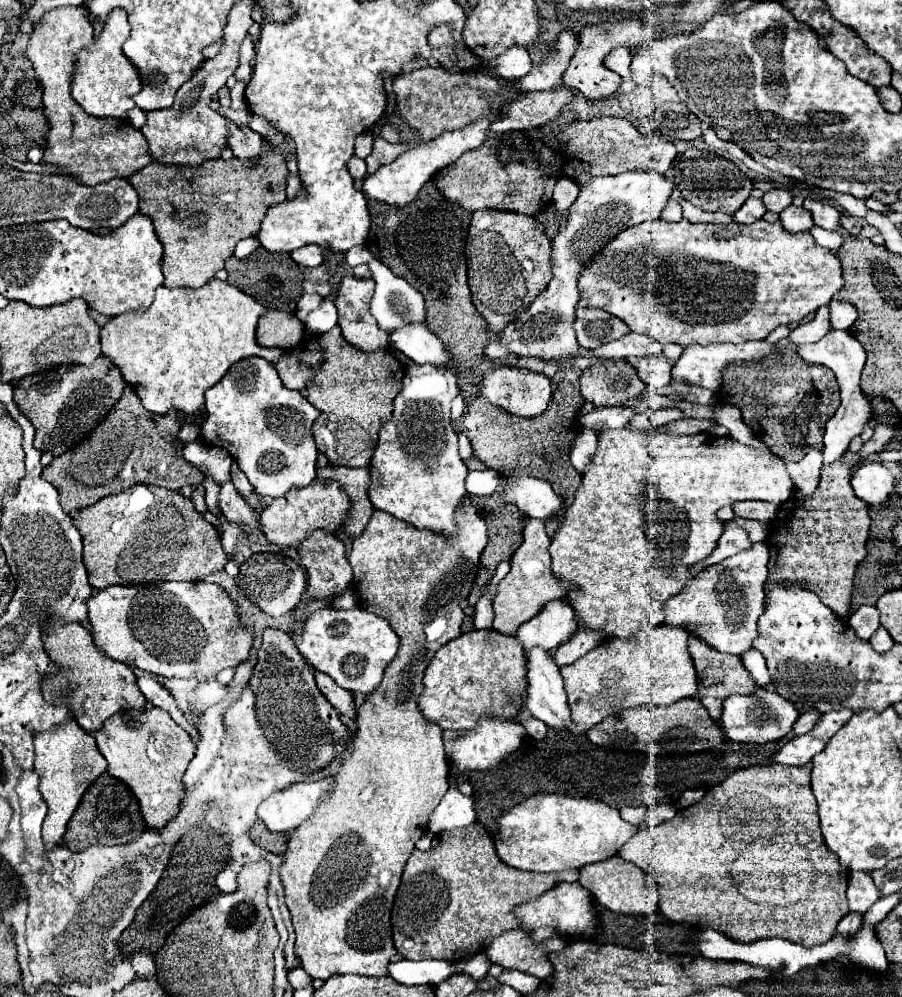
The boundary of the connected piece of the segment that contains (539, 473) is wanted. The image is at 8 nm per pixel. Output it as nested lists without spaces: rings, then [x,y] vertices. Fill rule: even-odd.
[[[557,383],[549,401],[549,407],[539,417],[515,417],[505,409],[491,405],[485,397],[473,399],[461,419],[455,423],[457,433],[465,433],[471,441],[473,455],[483,461],[487,467],[495,469],[503,477],[535,477],[551,483],[553,491],[557,491],[565,505],[573,503],[575,491],[581,483],[581,475],[573,469],[569,461],[571,445],[581,431],[579,425],[579,409],[583,405],[583,397],[569,383]]]

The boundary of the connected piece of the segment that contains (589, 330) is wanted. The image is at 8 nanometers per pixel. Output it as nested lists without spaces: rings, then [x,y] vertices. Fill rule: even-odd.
[[[577,307],[575,333],[577,333],[577,343],[583,349],[591,351],[627,335],[629,329],[617,317],[611,317],[601,309]]]

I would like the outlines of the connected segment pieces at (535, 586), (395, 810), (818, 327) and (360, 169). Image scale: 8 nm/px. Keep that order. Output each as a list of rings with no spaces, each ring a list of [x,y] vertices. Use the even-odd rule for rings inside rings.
[[[529,519],[525,522],[523,530],[523,543],[515,551],[515,557],[511,557],[511,571],[499,581],[497,595],[493,599],[493,611],[495,621],[493,629],[505,635],[515,635],[517,627],[523,621],[529,621],[539,613],[539,609],[551,601],[551,599],[565,599],[563,593],[567,593],[567,585],[563,581],[555,581],[551,573],[551,557],[549,557],[549,543],[545,523],[539,519]]]
[[[465,501],[465,507],[459,505],[455,511],[455,523],[457,523],[457,537],[455,539],[445,539],[439,537],[431,531],[419,531],[413,525],[407,525],[405,521],[397,521],[393,515],[385,513],[385,511],[375,511],[371,521],[367,523],[367,527],[363,529],[363,533],[353,539],[353,549],[349,553],[349,563],[353,567],[353,589],[359,593],[359,605],[383,619],[389,621],[389,625],[393,627],[393,631],[399,635],[399,653],[395,657],[395,661],[391,661],[391,665],[385,669],[383,681],[379,685],[379,689],[375,689],[375,693],[371,693],[367,697],[367,701],[357,709],[357,735],[353,741],[353,753],[347,761],[343,761],[343,765],[339,767],[339,773],[335,775],[335,789],[333,793],[327,797],[327,801],[323,801],[319,805],[319,809],[299,827],[289,835],[289,843],[287,843],[287,851],[283,853],[283,863],[279,867],[279,877],[285,889],[285,905],[289,907],[291,913],[291,921],[293,921],[293,929],[297,933],[297,941],[295,941],[295,955],[301,961],[301,967],[313,977],[313,979],[327,979],[331,975],[337,973],[357,973],[357,975],[367,975],[367,977],[379,977],[379,975],[387,975],[387,963],[391,961],[391,957],[395,955],[395,947],[391,941],[391,925],[389,925],[389,917],[391,917],[391,907],[393,907],[393,897],[397,893],[397,887],[401,883],[401,873],[403,867],[407,863],[407,859],[411,857],[417,839],[421,839],[425,835],[427,821],[429,821],[429,813],[439,805],[439,801],[443,799],[443,795],[449,789],[447,783],[447,775],[449,775],[449,767],[447,767],[447,759],[445,759],[445,749],[443,749],[443,739],[441,733],[443,729],[433,723],[427,721],[423,717],[423,713],[417,707],[417,699],[423,693],[423,673],[427,669],[427,665],[431,663],[431,659],[435,657],[437,649],[443,647],[447,641],[455,639],[461,635],[461,623],[463,623],[463,609],[461,603],[465,603],[465,599],[469,597],[471,585],[473,585],[473,577],[475,571],[479,567],[479,555],[487,545],[487,525],[485,521],[477,515],[477,509],[471,501]]]
[[[821,307],[815,315],[815,319],[811,323],[803,323],[803,325],[797,325],[795,329],[789,331],[787,339],[791,343],[797,343],[797,345],[803,345],[803,343],[815,343],[819,341],[827,331],[831,329],[829,325],[829,307]]]
[[[355,155],[347,161],[347,169],[349,169],[351,177],[353,177],[357,183],[361,183],[361,179],[367,175],[367,165],[365,165],[365,161],[359,159],[359,157],[355,157]]]

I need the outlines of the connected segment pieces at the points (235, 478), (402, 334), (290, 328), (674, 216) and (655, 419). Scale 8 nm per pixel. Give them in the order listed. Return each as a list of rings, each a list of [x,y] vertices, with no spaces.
[[[237,465],[231,467],[231,481],[233,481],[235,489],[239,491],[239,495],[241,495],[243,499],[249,499],[249,497],[253,495],[251,483],[247,481],[247,477],[243,477],[243,473],[239,473],[239,467],[237,467]]]
[[[409,323],[393,331],[391,345],[419,365],[427,363],[447,367],[447,363],[451,363],[449,353],[443,347],[443,341],[439,341],[439,337],[435,337],[425,323]]]
[[[267,309],[259,317],[257,325],[257,343],[261,347],[281,347],[281,349],[291,349],[295,343],[301,341],[303,337],[303,323],[287,311],[279,309]]]
[[[671,199],[669,205],[667,205],[667,209],[663,211],[661,219],[665,219],[665,221],[675,221],[675,223],[677,223],[677,221],[681,219],[681,205],[679,205],[675,199]]]
[[[657,409],[649,415],[649,421],[651,421],[653,427],[657,427],[657,425],[665,425],[669,421],[677,421],[677,419],[683,419],[683,417],[685,415],[683,415],[681,409]]]

